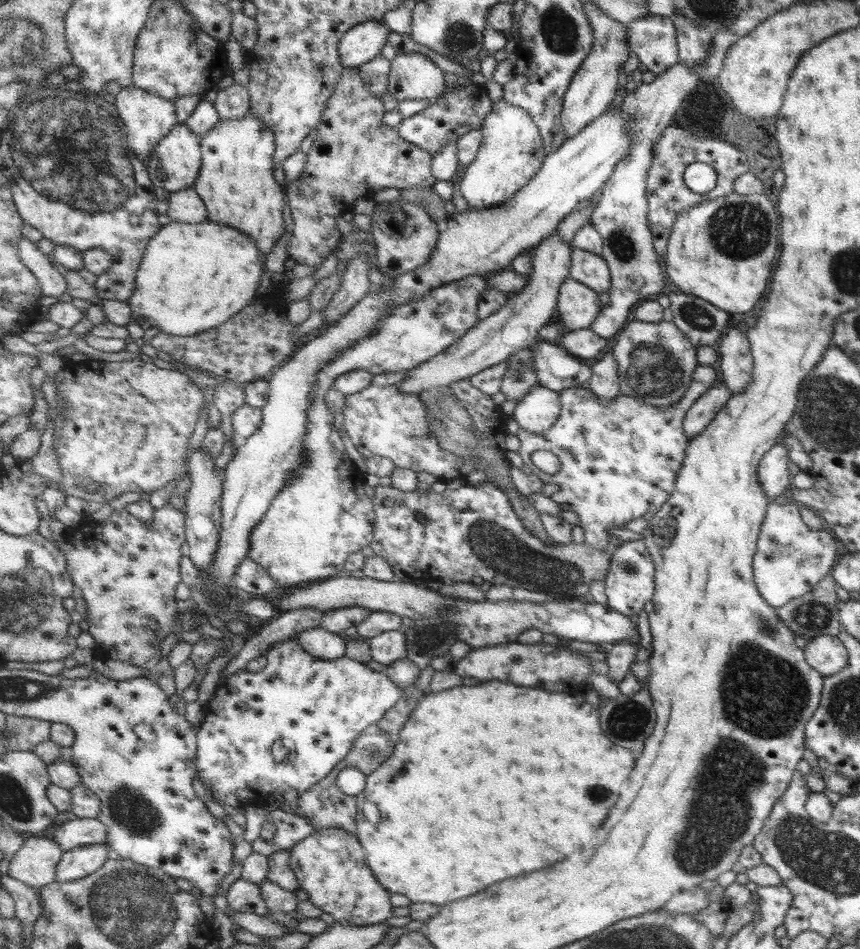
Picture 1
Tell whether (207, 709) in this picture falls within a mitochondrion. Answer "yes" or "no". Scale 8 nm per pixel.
no

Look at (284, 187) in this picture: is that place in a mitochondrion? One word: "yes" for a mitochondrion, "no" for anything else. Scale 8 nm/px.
no

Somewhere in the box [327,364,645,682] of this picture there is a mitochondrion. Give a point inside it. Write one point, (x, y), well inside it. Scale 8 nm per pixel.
(508, 555)

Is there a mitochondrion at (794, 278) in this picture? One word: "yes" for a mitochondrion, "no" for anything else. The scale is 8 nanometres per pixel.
no

